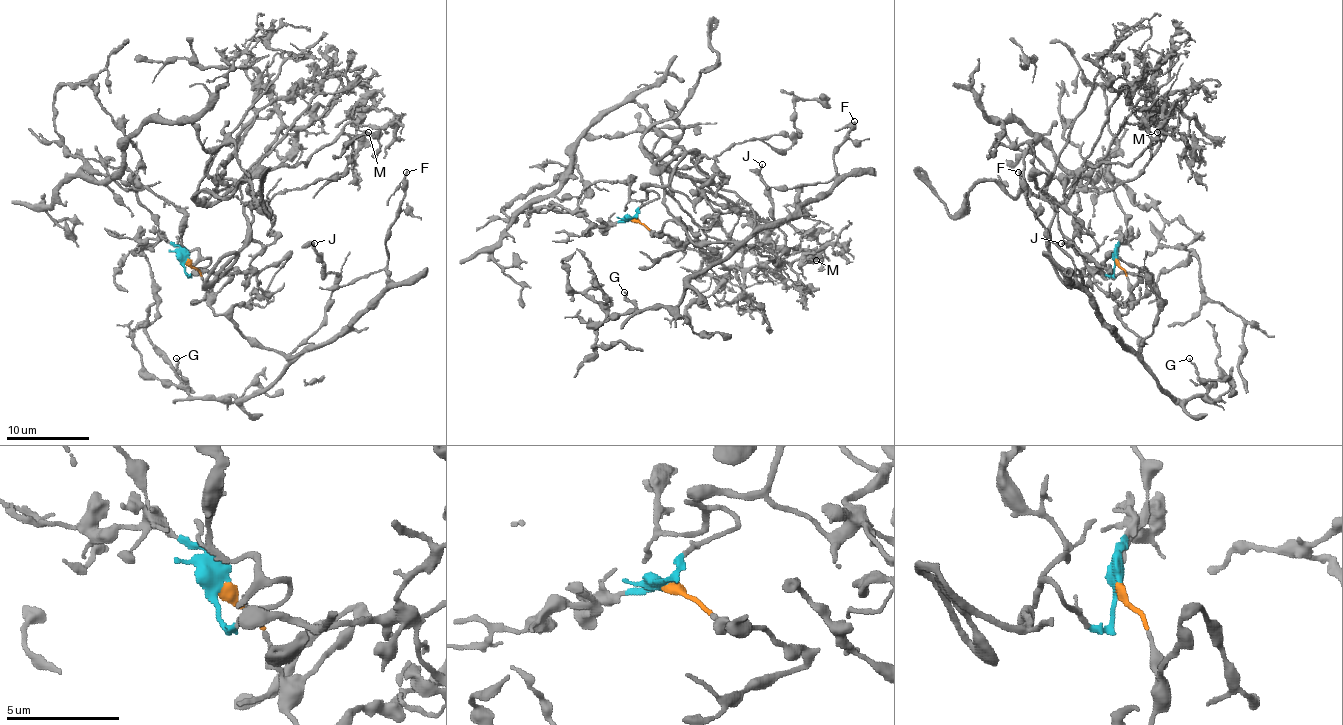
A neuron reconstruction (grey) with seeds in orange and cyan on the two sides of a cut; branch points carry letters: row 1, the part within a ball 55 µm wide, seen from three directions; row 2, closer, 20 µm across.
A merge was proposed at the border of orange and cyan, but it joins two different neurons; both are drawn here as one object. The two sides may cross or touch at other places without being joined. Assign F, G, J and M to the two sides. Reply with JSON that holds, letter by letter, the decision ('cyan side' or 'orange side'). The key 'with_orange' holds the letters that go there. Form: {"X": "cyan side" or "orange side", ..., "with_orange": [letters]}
{"F": "orange side", "G": "orange side", "J": "orange side", "M": "cyan side", "with_orange": ["F", "G", "J"]}

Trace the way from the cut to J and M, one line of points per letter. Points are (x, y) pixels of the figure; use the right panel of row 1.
J: (1116, 260), (1130, 304), (1118, 316), (1140, 339), (1138, 354), (1157, 321), (1151, 285), (1062, 244)
M: (1116, 260), (1111, 275), (1089, 258), (1066, 271), (1051, 219), (1084, 169), (1128, 165), (1157, 132)

